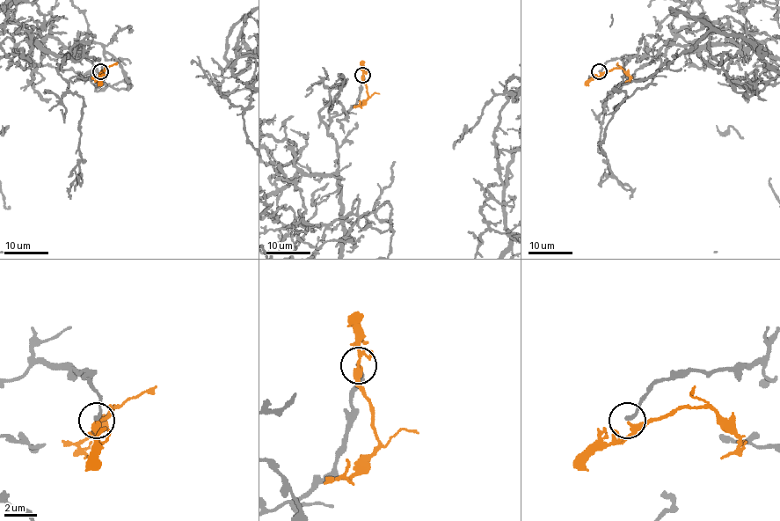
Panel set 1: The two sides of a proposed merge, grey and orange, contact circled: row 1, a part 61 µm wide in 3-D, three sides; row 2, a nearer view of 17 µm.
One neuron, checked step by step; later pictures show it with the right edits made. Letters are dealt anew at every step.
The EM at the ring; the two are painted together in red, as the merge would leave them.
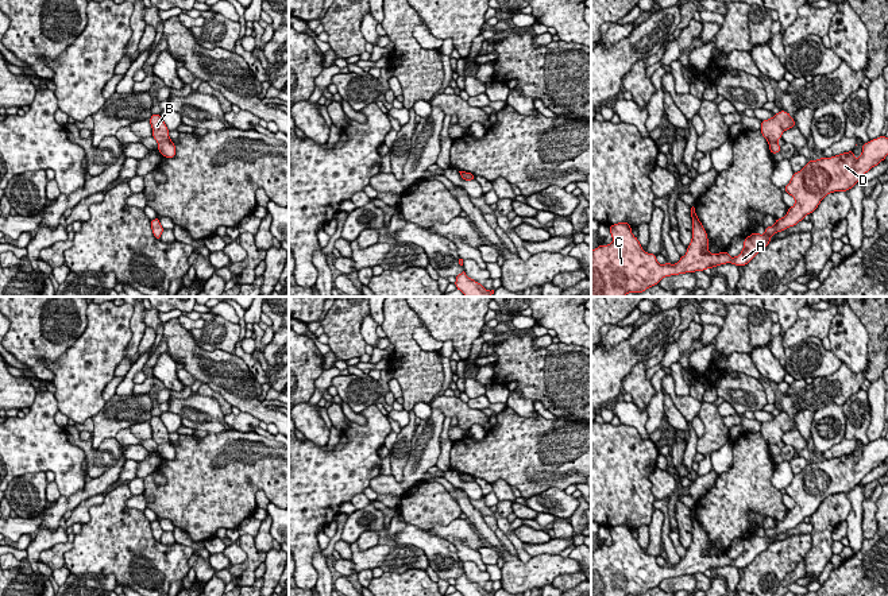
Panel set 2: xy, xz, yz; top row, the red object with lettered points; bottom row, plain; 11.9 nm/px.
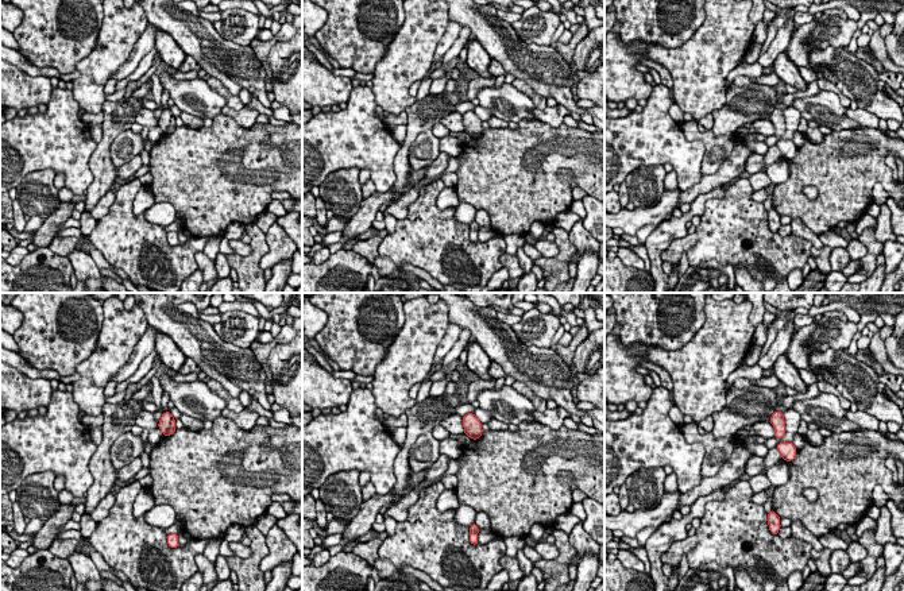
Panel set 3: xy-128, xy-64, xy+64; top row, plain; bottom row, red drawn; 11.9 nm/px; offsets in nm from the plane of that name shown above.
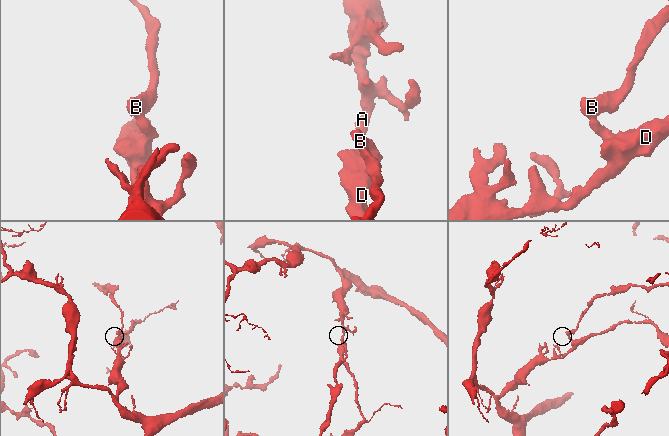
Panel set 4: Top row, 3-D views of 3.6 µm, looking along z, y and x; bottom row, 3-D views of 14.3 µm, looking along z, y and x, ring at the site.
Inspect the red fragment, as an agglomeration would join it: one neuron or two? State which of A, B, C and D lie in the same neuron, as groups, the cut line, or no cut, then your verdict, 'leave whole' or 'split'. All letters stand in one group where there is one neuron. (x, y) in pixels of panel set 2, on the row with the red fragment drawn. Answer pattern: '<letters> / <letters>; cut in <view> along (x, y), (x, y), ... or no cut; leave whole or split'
A C D / B; cut in xy along (169, 139), (158, 143); split

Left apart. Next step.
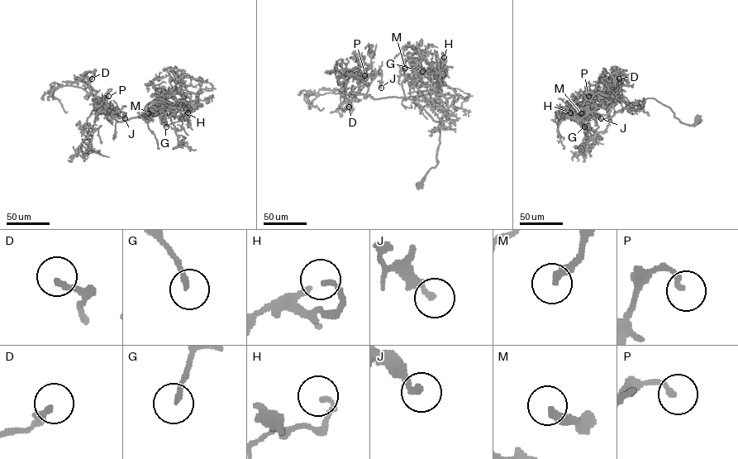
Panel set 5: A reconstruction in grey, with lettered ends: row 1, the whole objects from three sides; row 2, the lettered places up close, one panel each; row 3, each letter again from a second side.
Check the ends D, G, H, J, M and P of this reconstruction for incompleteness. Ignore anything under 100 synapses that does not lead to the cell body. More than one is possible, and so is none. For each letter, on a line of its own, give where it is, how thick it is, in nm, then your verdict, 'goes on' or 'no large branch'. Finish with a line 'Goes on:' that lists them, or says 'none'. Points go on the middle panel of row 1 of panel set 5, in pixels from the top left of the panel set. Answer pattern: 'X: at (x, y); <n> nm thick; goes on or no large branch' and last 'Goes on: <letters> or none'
D: at (349, 107); 200 nm thick; no large branch
G: at (422, 71); 170 nm thick; no large branch
H: at (444, 57); 160 nm thick; no large branch
J: at (381, 88); 240 nm thick; no large branch
M: at (405, 68); 300 nm thick; no large branch
P: at (364, 75); 170 nm thick; no large branch
Goes on: none

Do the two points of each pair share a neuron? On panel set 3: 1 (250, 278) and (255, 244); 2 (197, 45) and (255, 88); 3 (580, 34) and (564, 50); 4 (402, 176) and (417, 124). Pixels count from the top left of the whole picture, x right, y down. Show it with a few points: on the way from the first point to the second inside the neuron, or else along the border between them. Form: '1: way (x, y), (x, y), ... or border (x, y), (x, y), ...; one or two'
1: way (250, 270), (255, 252); one
2: way (215, 43), (228, 50), (244, 70); one
3: way (576, 38), (568, 46); one
4: way (402, 163), (404, 150), (410, 136); one

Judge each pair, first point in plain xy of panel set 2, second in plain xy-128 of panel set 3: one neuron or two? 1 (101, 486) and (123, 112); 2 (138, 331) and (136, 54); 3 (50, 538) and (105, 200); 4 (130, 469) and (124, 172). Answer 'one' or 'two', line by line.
1: two
2: one
3: one
4: one

